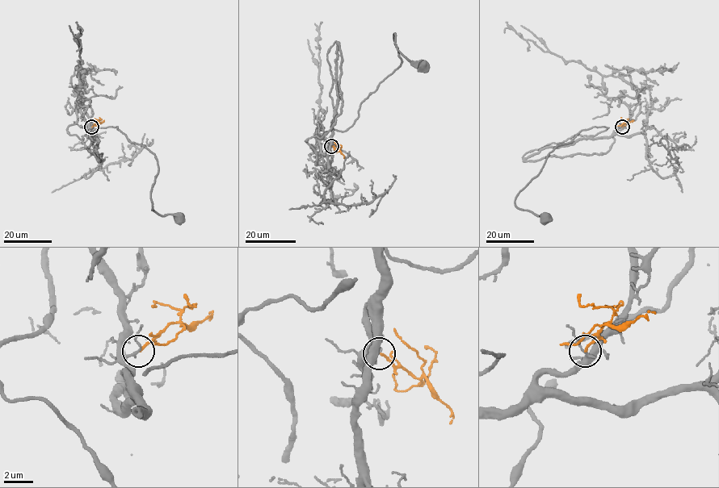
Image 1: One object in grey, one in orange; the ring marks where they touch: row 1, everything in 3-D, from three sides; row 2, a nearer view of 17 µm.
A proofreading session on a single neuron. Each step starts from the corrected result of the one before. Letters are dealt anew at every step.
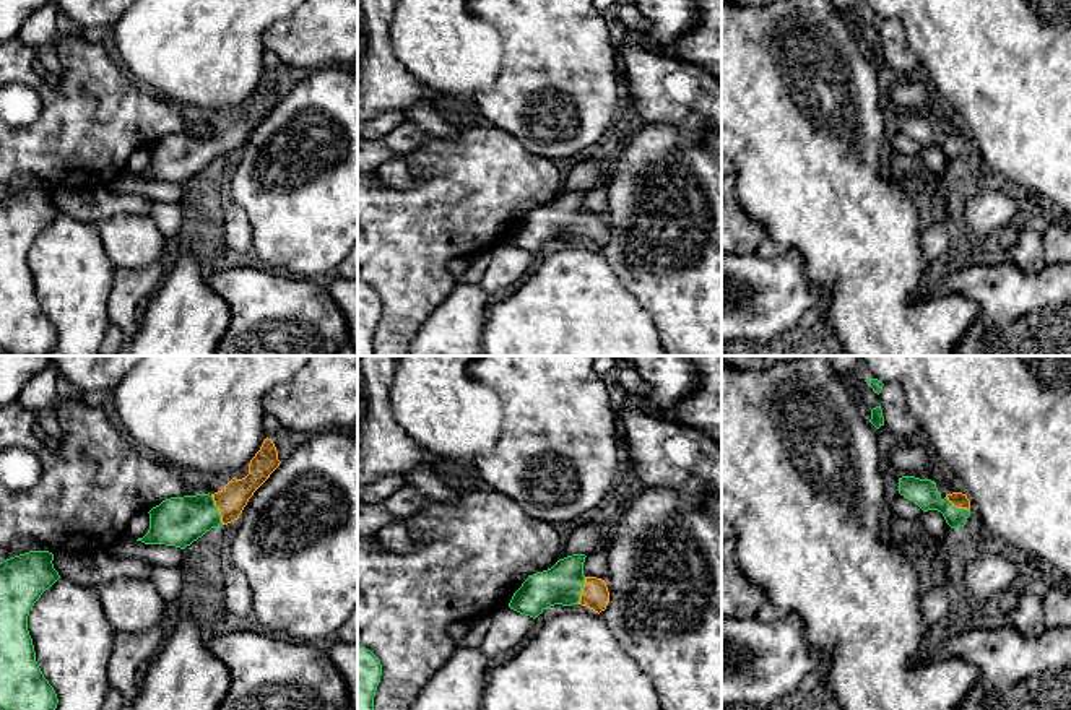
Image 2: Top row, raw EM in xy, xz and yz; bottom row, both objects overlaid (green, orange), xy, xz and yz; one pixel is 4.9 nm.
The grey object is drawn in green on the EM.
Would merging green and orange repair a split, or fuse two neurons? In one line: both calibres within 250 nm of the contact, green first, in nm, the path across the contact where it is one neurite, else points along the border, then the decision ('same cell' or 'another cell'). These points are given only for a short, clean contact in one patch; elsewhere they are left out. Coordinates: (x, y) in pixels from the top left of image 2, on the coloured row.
240 nm thick on the green side, 150 nm on the other; runs through xy (177, 522), (216, 509), (233, 497); same cell

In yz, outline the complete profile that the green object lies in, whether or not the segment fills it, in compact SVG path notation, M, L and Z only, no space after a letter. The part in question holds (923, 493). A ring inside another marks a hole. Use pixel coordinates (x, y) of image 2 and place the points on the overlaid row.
M915 476L899 478L899 494L917 504L923 512L938 510L951 528L960 528L970 517L970 500L962 492L941 497L936 483Z

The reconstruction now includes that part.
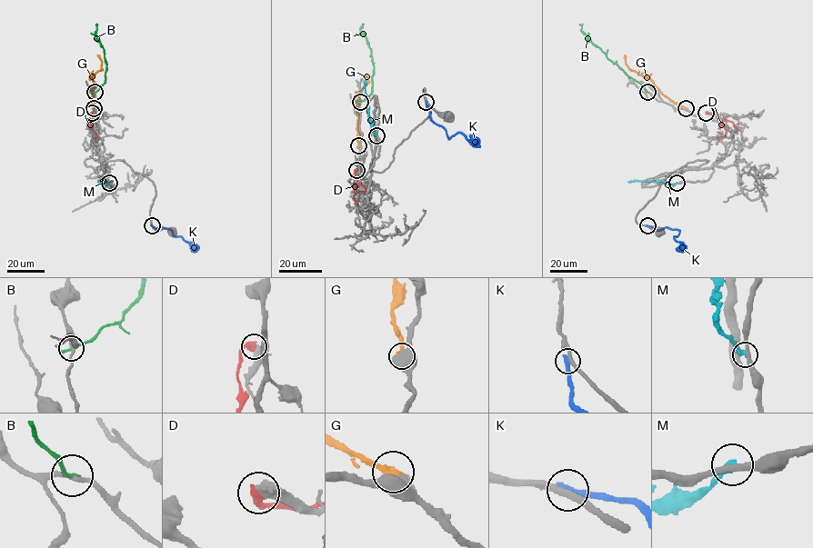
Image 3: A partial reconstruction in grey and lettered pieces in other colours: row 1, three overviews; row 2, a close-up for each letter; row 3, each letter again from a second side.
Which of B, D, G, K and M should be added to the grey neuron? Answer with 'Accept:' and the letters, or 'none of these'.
Accept: none of these

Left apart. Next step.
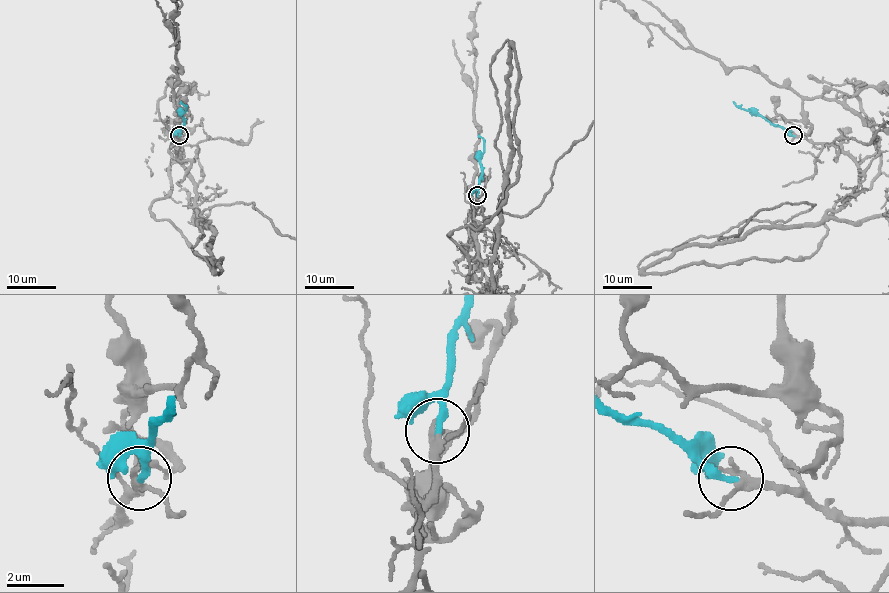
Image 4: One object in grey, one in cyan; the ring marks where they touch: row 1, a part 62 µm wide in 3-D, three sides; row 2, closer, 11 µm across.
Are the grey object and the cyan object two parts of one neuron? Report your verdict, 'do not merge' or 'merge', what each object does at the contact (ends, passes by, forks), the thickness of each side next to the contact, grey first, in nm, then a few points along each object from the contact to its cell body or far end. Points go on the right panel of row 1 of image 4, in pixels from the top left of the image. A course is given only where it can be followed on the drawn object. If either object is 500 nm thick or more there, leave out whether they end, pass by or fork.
merge; grey passes by; cyan ends there; 240 nm thick on the grey side, 280 nm on the other; grey runs (793, 135), (835, 143), (857, 191), (816, 223), (762, 208), (689, 261); cyan runs (793, 135), (732, 102)

